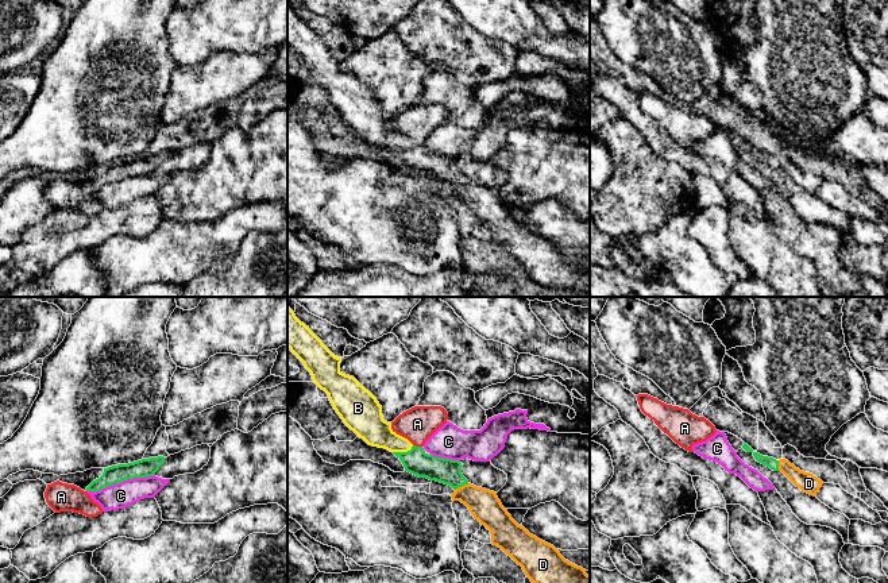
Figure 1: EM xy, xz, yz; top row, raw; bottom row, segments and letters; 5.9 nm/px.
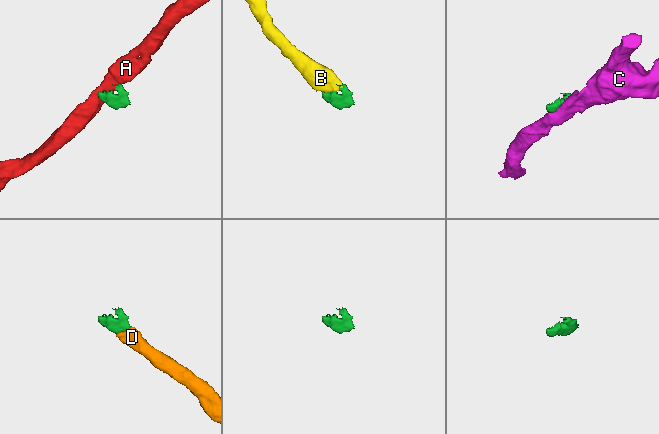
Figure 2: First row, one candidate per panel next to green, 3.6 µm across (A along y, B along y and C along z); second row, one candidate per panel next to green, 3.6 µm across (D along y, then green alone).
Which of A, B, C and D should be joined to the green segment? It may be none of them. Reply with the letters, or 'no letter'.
B, D

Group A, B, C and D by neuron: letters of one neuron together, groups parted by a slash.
A / B D / C

